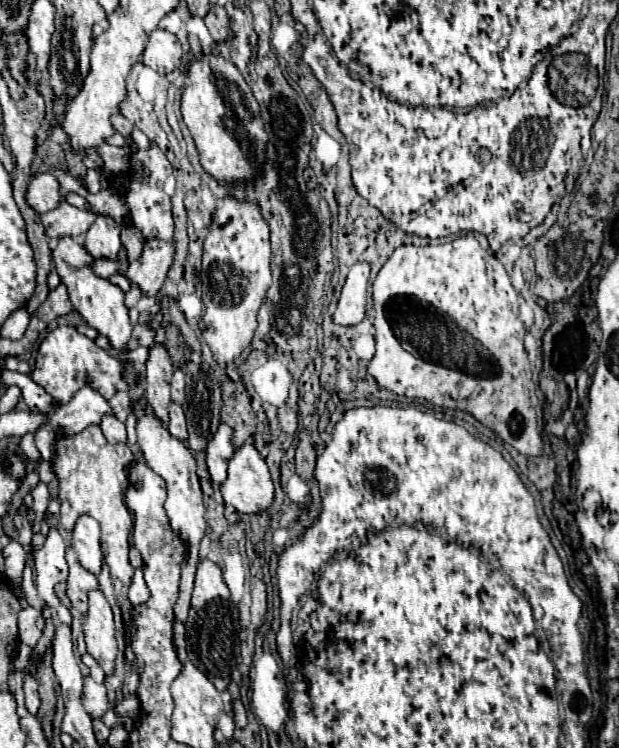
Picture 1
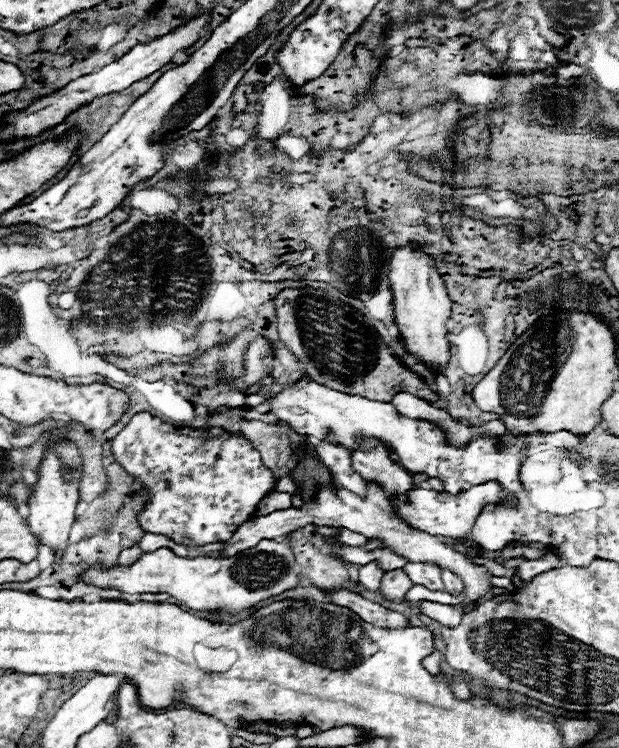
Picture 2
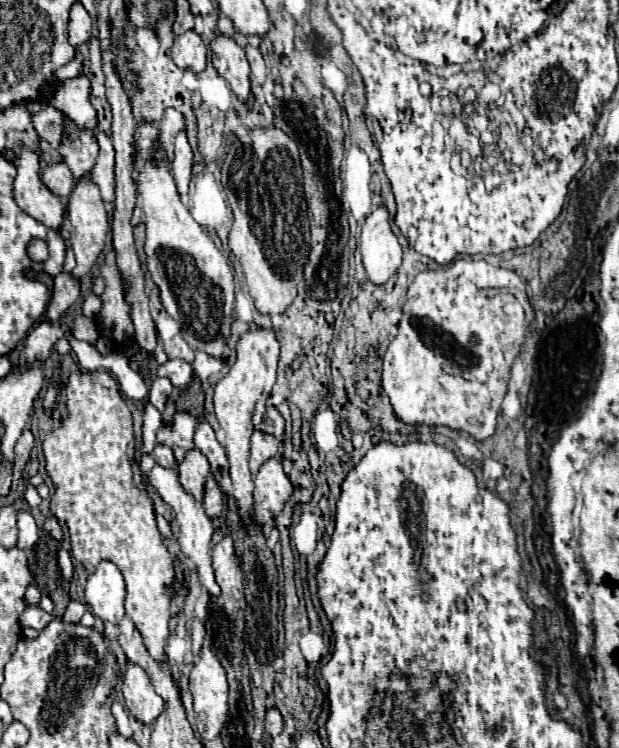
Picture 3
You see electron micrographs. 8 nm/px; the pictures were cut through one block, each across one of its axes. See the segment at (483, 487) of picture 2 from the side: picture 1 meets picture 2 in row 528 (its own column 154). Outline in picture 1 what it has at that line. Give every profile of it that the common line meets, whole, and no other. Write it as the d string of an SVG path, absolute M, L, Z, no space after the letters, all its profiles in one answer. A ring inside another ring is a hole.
M140 400L136 404L136 432L138 432L138 444L144 452L144 458L148 462L148 466L160 474L166 482L168 488L168 498L166 498L166 514L170 518L170 526L176 534L180 534L182 542L186 542L188 546L198 546L204 530L206 530L206 520L204 520L204 504L202 504L202 490L198 484L198 476L196 476L196 460L190 454L190 450L186 448L184 442L178 442L164 426L162 422L158 422L158 418L152 416L150 408L146 406L146 400Z

